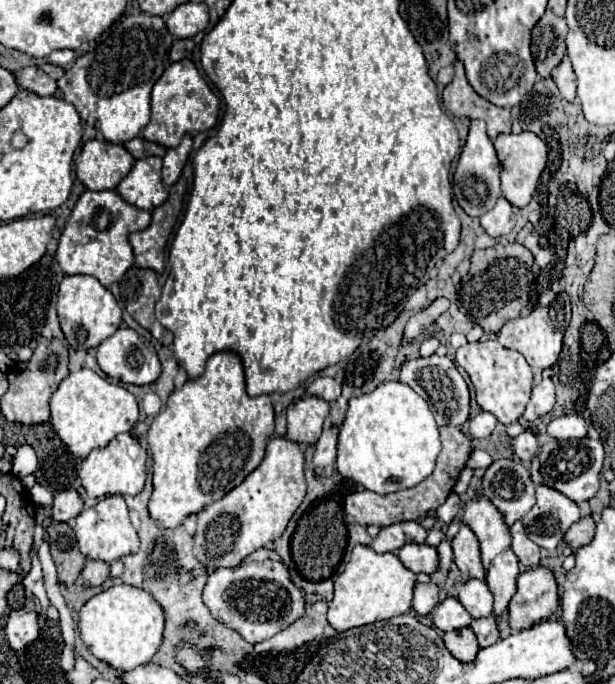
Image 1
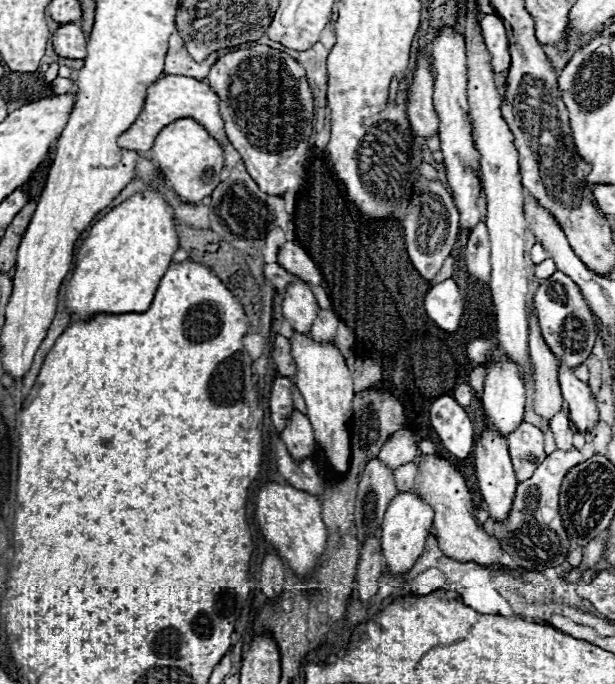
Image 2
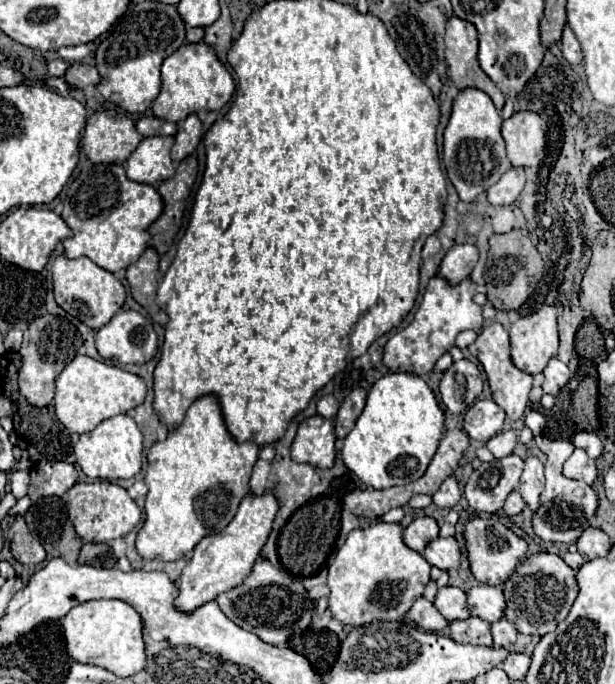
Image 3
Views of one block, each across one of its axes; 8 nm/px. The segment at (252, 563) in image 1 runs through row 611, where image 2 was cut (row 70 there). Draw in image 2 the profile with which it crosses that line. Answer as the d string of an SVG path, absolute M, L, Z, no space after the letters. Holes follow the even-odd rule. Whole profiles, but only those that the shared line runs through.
M258 44L240 48L236 52L218 58L210 68L206 82L220 98L220 116L224 120L224 130L228 140L234 146L234 150L242 156L246 170L256 180L260 190L272 196L284 196L286 192L298 194L306 184L304 162L308 154L308 140L312 134L312 118L314 118L312 92L304 68L282 50Z

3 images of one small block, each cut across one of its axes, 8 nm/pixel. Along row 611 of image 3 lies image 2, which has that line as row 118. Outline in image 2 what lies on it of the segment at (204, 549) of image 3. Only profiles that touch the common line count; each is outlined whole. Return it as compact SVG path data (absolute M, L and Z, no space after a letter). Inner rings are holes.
M180 118L156 136L156 142L152 146L152 160L156 168L166 176L174 192L186 202L196 204L204 196L210 196L212 190L220 184L220 172L224 168L224 148L206 132L200 122L194 122L194 118Z

